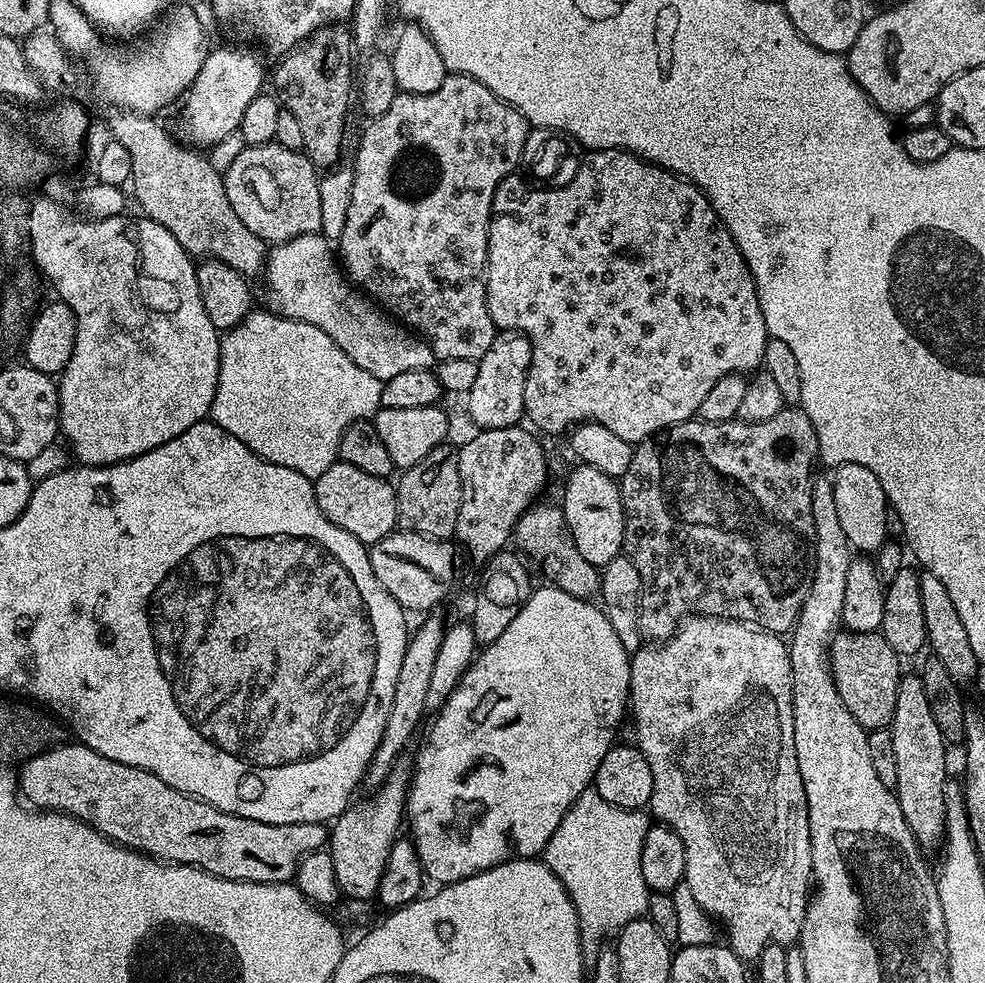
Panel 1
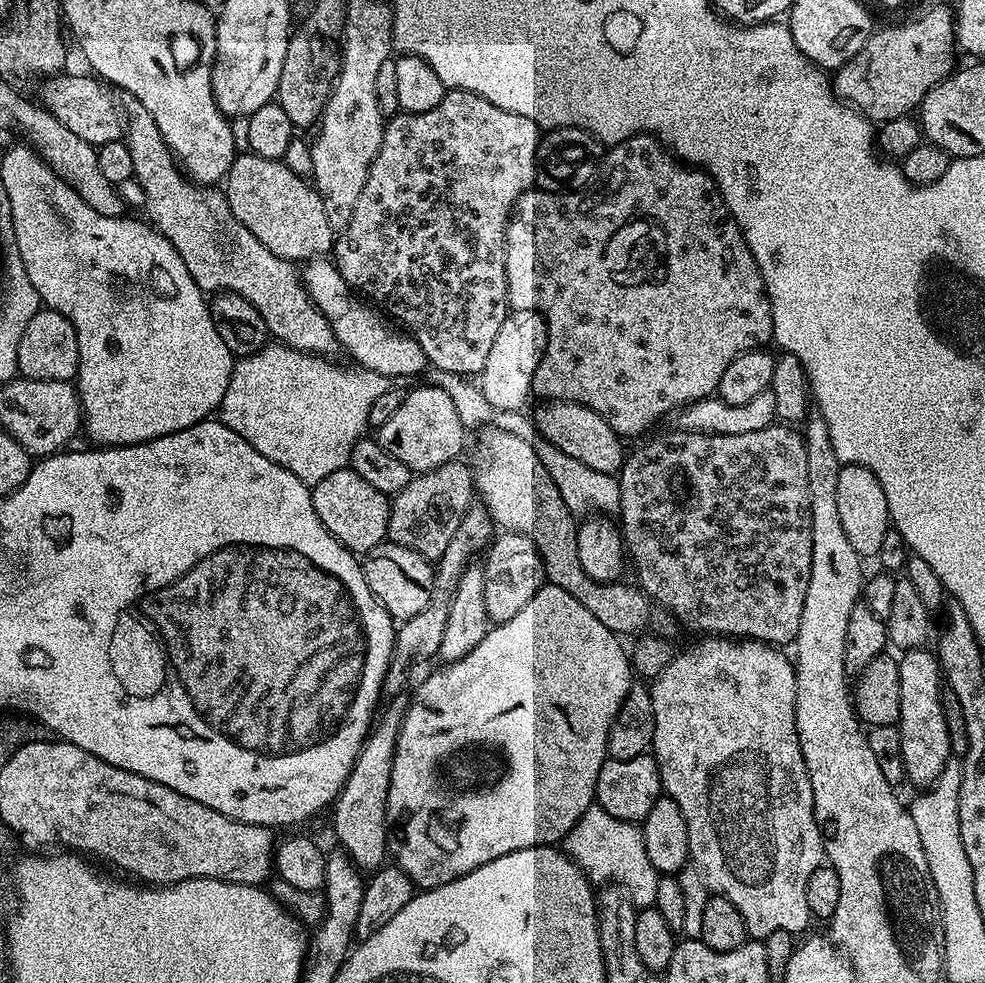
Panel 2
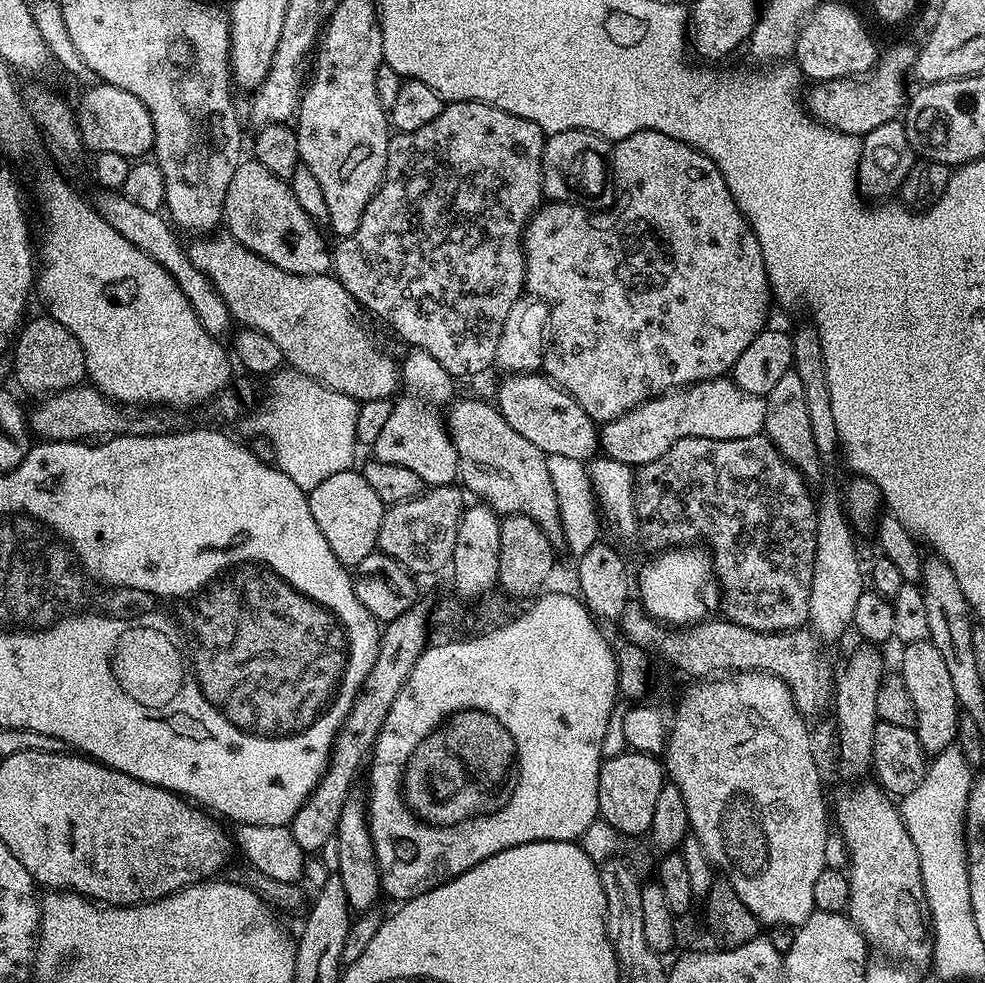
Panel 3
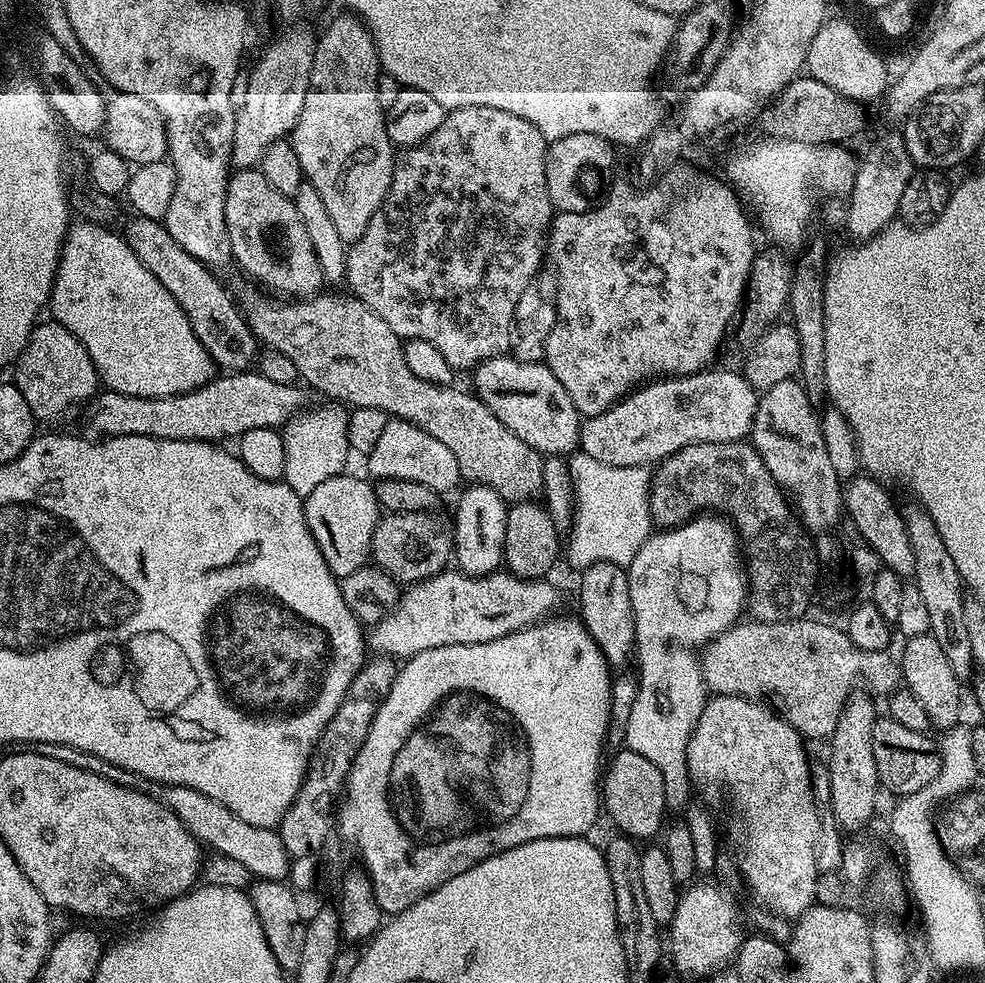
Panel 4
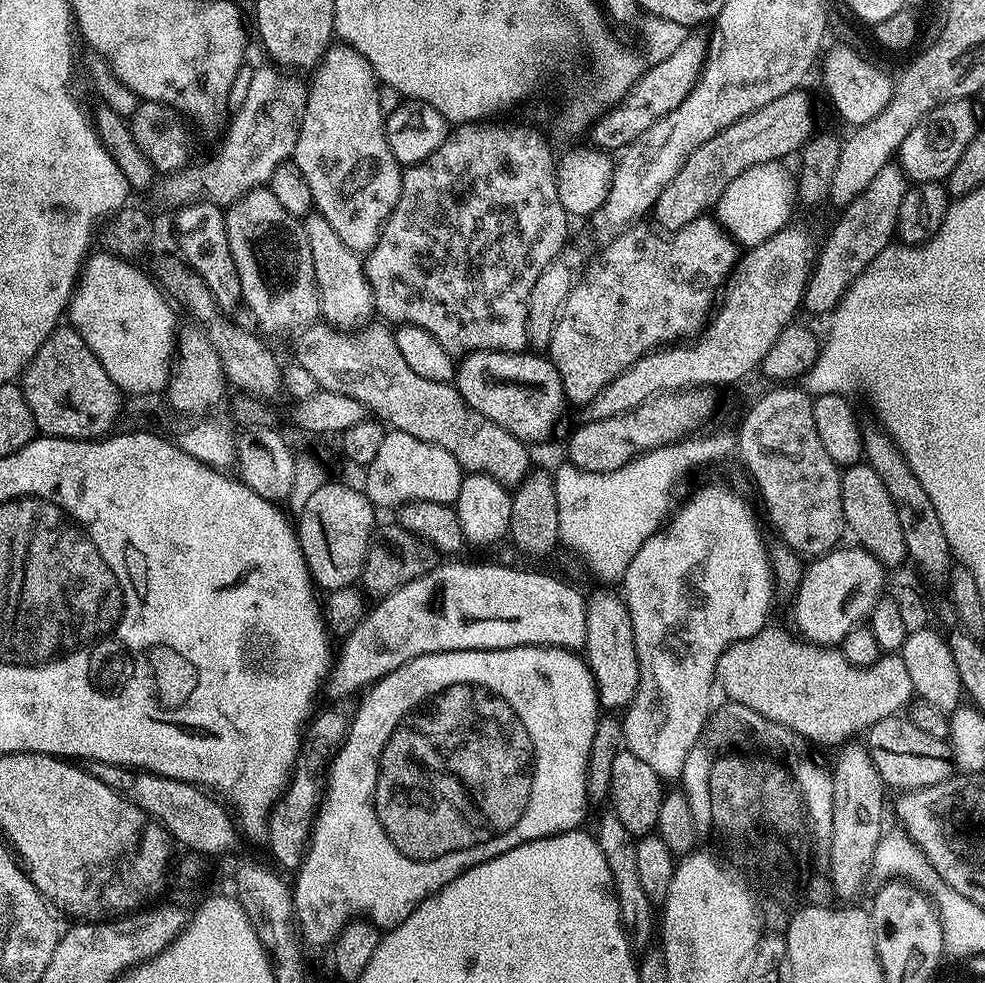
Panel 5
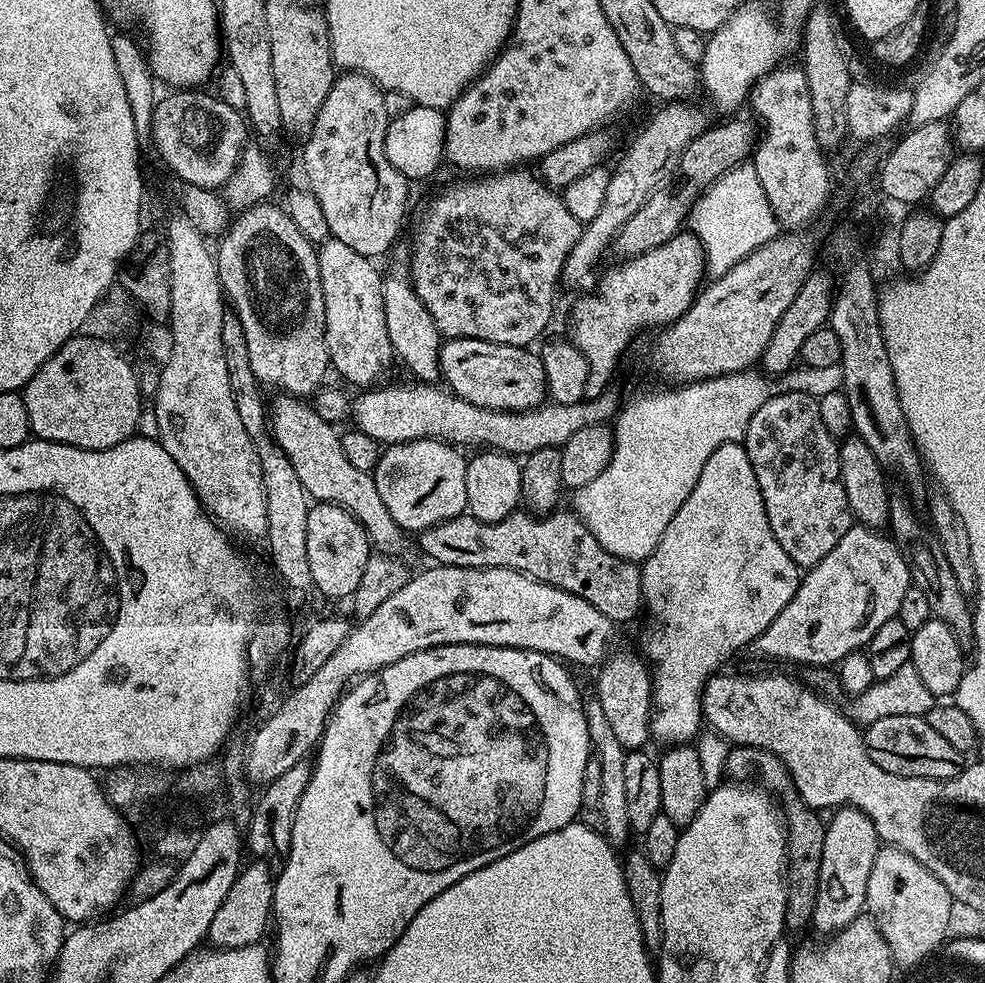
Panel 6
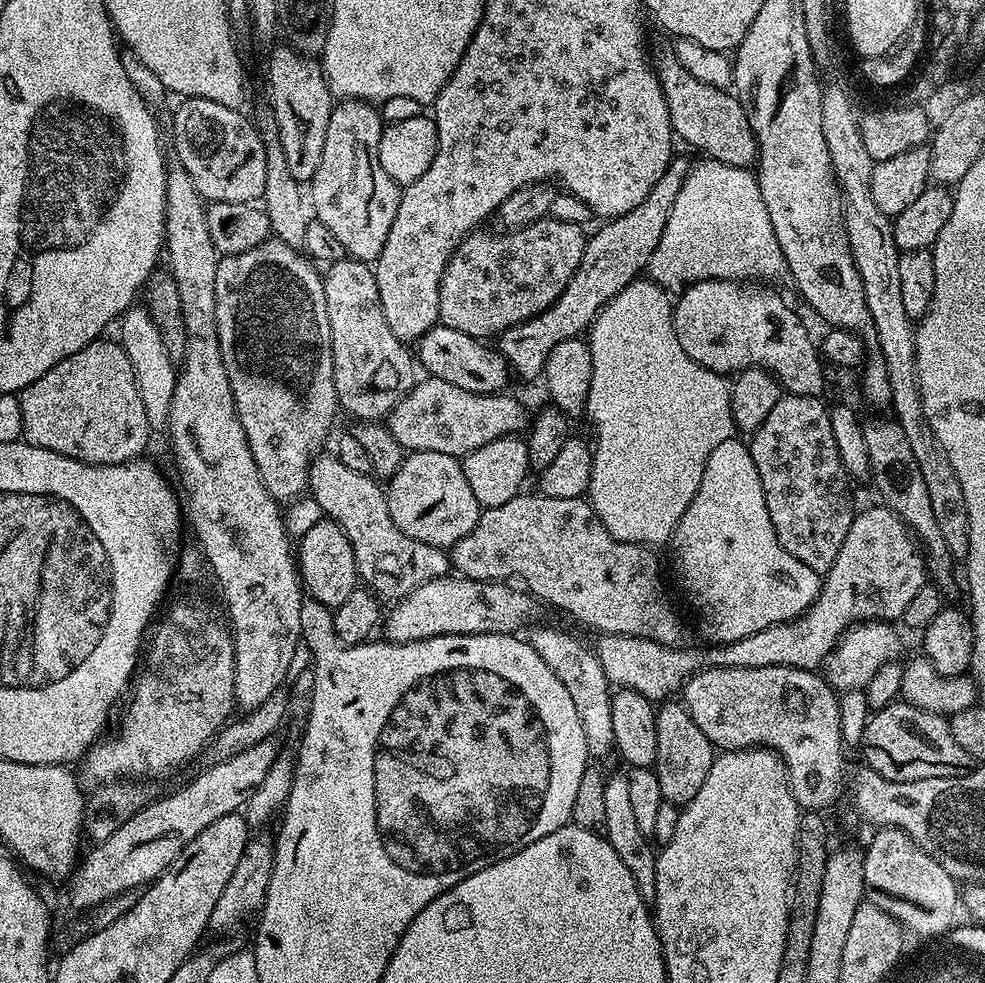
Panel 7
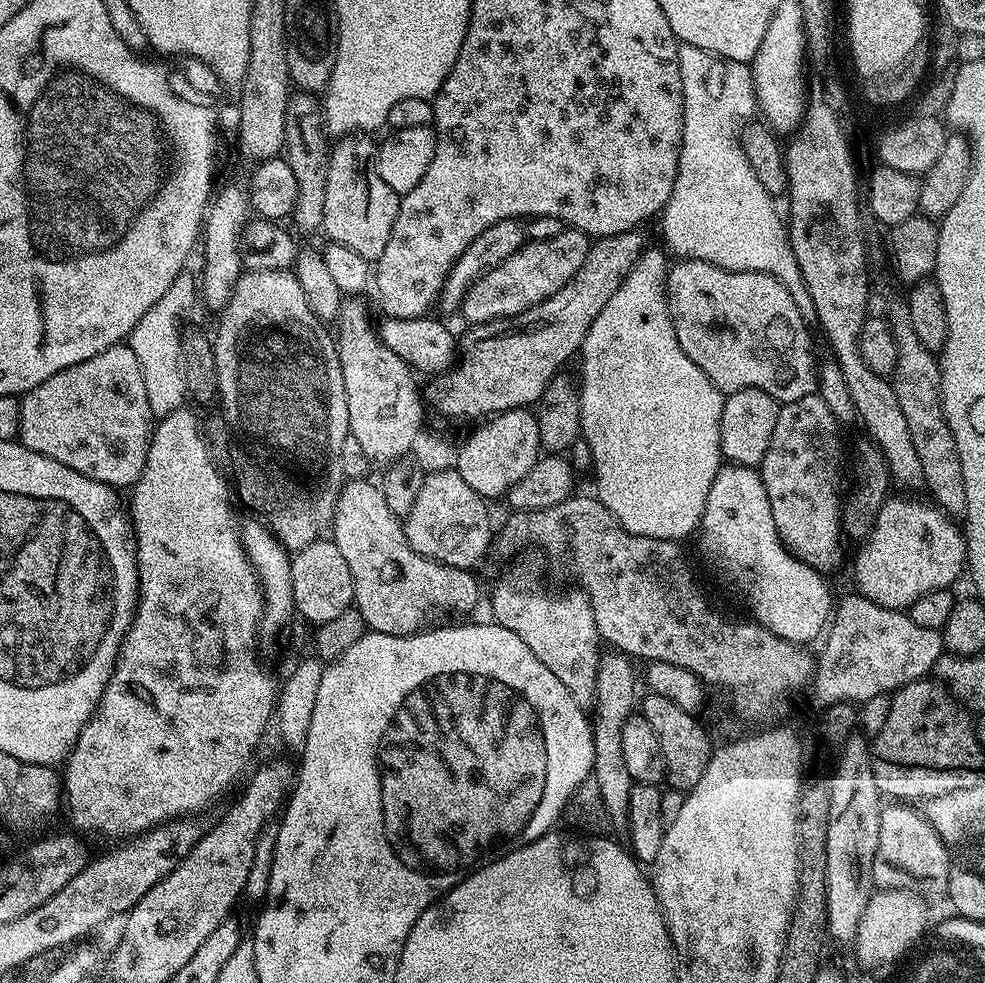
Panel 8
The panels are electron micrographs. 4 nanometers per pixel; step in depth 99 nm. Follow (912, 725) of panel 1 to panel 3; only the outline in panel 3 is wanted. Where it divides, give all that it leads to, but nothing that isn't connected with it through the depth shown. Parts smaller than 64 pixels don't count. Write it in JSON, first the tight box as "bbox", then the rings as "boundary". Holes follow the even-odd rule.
{"bbox":[898,639,958,754],"boundary":[[[929,639],[903,645],[902,651],[904,653],[900,656],[898,675],[906,682],[906,690],[910,690],[912,713],[916,715],[914,731],[918,742],[928,754],[953,747],[956,739],[958,705],[946,661],[942,659],[938,646],[934,646]]]}

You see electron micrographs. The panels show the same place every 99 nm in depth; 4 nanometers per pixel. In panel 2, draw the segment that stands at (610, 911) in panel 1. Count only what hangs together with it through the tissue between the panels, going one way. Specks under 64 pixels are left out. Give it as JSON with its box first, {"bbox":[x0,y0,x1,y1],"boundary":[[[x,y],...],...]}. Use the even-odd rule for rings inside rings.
{"bbox":[566,806,660,909],"boundary":[[[599,806],[587,808],[566,837],[567,855],[584,871],[596,886],[618,884],[627,892],[637,909],[655,905],[654,894],[658,890],[660,876],[650,864],[643,842],[641,825],[630,820],[619,820],[614,814],[606,814]]]}

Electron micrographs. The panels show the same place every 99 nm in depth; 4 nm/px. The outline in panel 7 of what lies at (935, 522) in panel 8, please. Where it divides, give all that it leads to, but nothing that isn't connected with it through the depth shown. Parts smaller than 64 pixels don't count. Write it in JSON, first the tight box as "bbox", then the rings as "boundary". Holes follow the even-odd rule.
{"bbox":[594,506,926,702],"boundary":[[[877,506],[877,508],[868,508],[865,512],[857,511],[852,517],[852,525],[850,530],[846,534],[846,542],[842,542],[842,550],[838,550],[838,558],[834,558],[834,566],[830,566],[830,570],[823,573],[822,583],[820,585],[820,593],[815,602],[804,611],[802,616],[799,616],[796,620],[787,620],[784,624],[775,624],[770,626],[766,630],[762,630],[758,634],[753,636],[747,636],[741,640],[735,640],[729,644],[718,644],[718,645],[707,645],[704,647],[708,648],[684,648],[685,646],[675,647],[669,646],[667,644],[659,644],[654,642],[650,638],[642,638],[641,636],[609,636],[607,634],[601,635],[599,637],[600,641],[594,644],[594,651],[596,657],[602,662],[602,670],[606,670],[606,678],[608,679],[609,685],[619,686],[620,688],[629,688],[634,690],[638,694],[642,694],[648,700],[653,702],[664,702],[669,698],[683,689],[685,682],[693,676],[698,674],[702,670],[707,668],[757,668],[758,666],[790,666],[791,668],[810,668],[813,670],[819,669],[821,665],[825,663],[828,656],[833,650],[835,650],[836,645],[839,643],[843,634],[848,631],[853,625],[857,625],[865,621],[887,621],[896,622],[901,619],[906,610],[906,606],[910,606],[910,601],[914,599],[914,594],[918,594],[918,590],[922,590],[922,586],[926,583],[926,561],[924,558],[923,551],[915,536],[909,532],[908,528],[902,523],[897,516],[889,508],[883,506]]]}

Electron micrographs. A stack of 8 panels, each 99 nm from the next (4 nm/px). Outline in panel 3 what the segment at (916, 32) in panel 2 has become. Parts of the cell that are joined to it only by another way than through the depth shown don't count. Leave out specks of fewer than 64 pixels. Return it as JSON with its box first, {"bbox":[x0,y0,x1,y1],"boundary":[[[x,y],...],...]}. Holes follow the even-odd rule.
{"bbox":[806,48,913,137],"boundary":[[[892,48],[888,53],[877,59],[871,72],[863,78],[849,78],[847,80],[818,80],[811,85],[812,93],[807,93],[806,104],[813,116],[822,124],[829,124],[840,132],[851,136],[864,137],[870,130],[882,126],[882,122],[897,119],[906,107],[906,92],[904,96],[904,75],[909,75],[910,61],[913,59],[913,49]]]}

